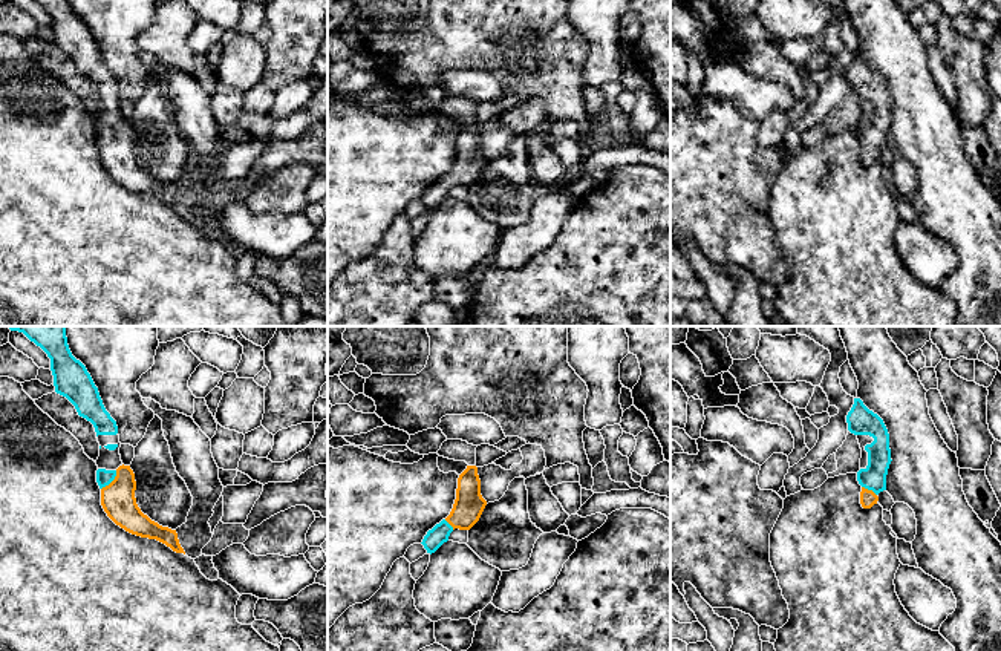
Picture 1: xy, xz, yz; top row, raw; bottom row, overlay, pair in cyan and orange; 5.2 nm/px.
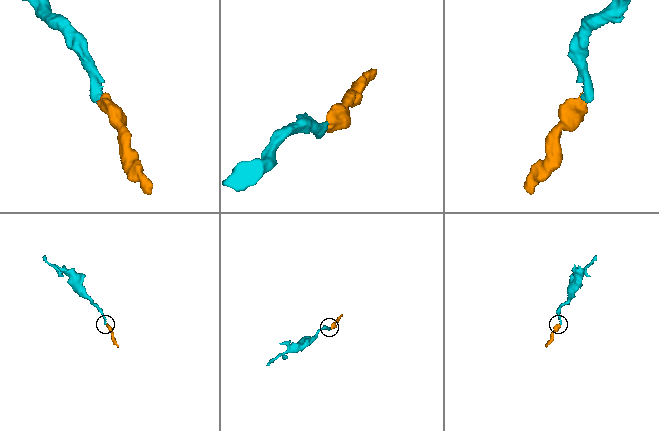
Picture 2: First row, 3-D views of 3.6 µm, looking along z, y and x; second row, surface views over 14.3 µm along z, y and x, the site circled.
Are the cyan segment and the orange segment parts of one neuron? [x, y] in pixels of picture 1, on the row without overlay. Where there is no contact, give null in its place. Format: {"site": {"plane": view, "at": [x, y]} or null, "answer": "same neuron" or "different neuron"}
{"site": {"plane": "xy", "at": [110, 138]}, "answer": "same neuron"}

